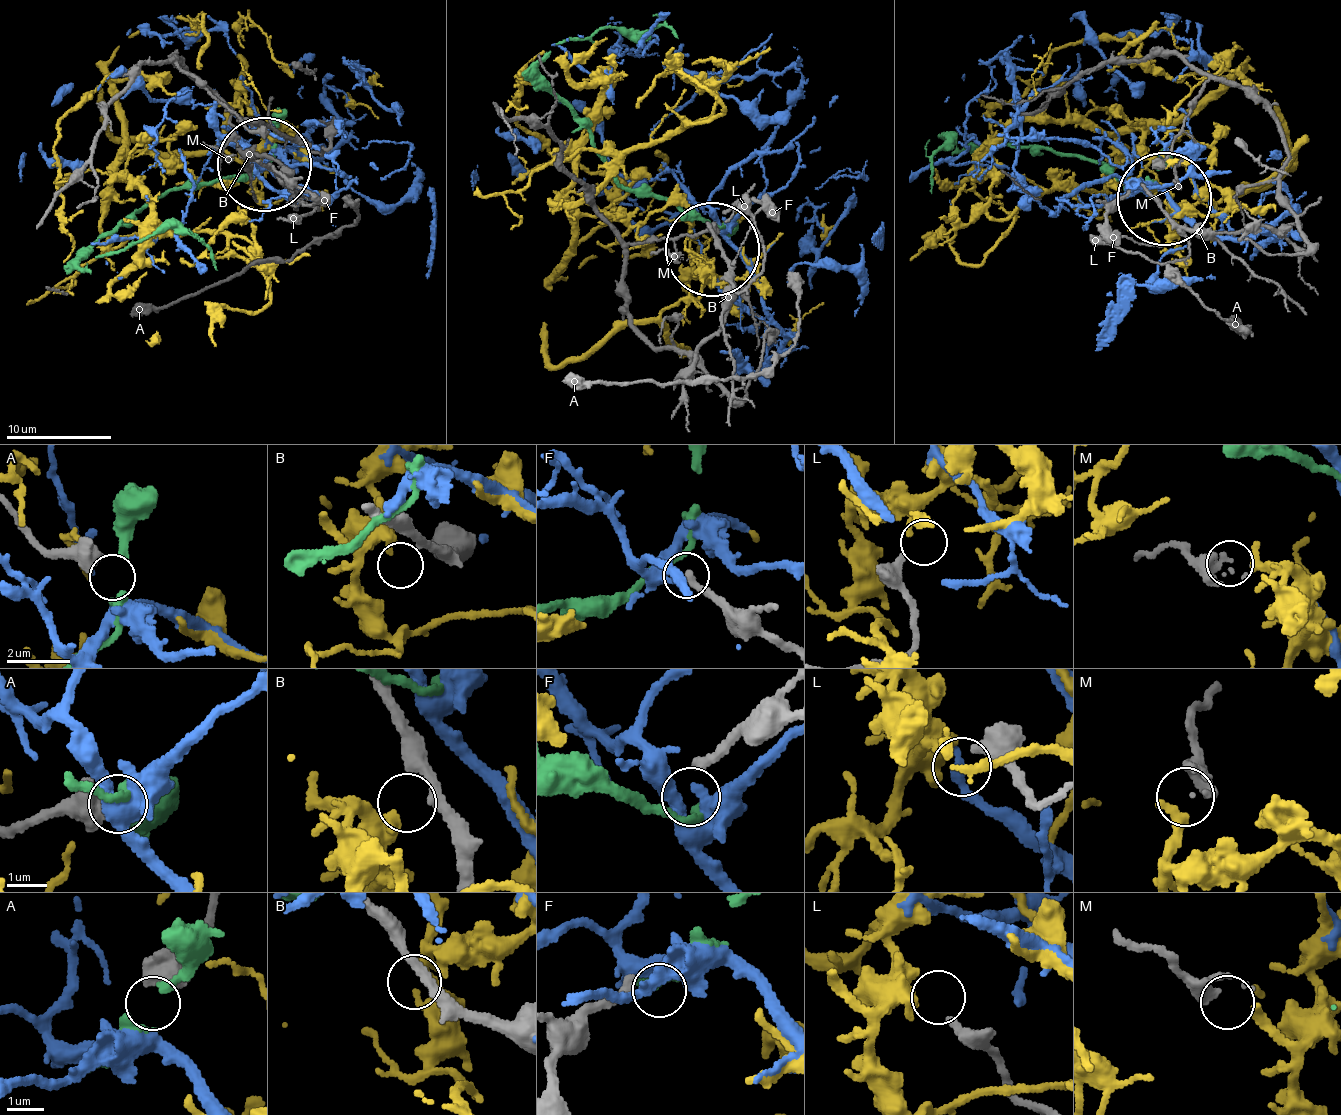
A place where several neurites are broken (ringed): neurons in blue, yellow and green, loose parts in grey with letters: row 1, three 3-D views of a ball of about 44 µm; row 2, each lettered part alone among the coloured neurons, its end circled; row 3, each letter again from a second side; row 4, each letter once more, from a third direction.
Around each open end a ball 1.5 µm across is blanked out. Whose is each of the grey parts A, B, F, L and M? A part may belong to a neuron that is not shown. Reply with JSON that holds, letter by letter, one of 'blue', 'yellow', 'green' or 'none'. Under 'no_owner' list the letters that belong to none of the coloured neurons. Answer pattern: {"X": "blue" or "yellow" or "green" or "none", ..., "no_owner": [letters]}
{"A": "none", "B": "none", "F": "green", "L": "none", "M": "yellow", "no_owner": ["A", "B", "L"]}

